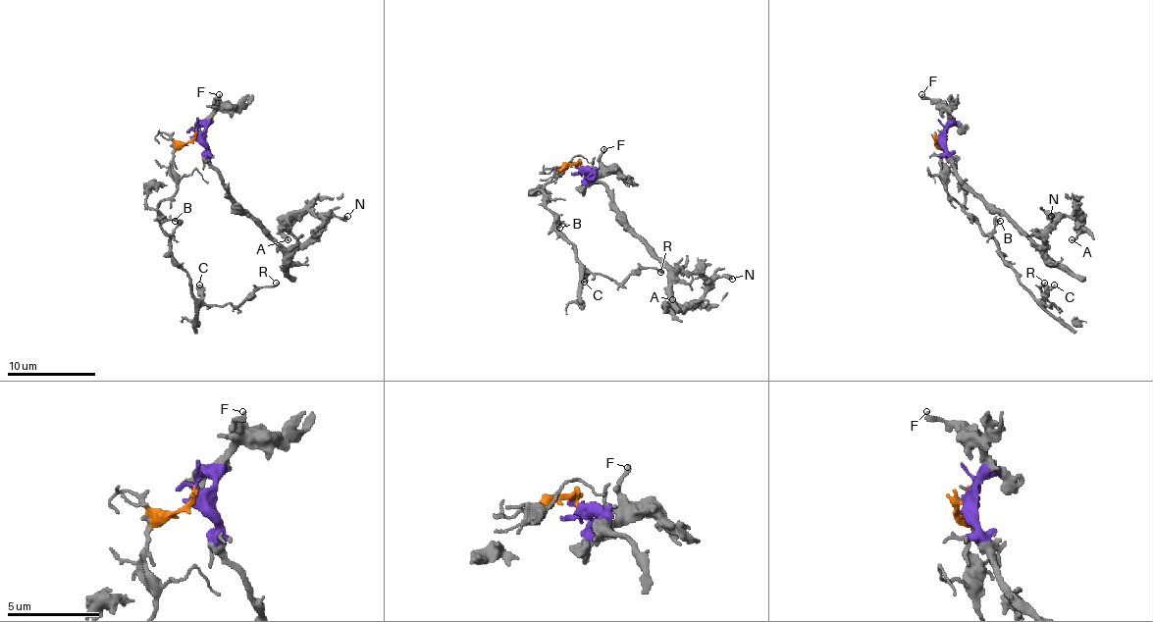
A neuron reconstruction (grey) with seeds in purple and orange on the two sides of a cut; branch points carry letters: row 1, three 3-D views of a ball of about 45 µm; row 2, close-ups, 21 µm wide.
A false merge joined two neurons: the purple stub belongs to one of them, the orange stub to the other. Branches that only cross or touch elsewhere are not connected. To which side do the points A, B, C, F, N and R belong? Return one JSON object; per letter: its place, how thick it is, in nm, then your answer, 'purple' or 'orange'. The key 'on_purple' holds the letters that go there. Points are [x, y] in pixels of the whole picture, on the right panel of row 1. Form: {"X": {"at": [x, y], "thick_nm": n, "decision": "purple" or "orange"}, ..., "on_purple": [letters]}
{"A": {"at": [1072, 239], "thick_nm": 200, "decision": "purple"}, "B": {"at": [1000, 221], "thick_nm": 170, "decision": "orange"}, "C": {"at": [1054, 285], "thick_nm": 240, "decision": "orange"}, "F": {"at": [921, 94], "thick_nm": 260, "decision": "purple"}, "N": {"at": [1051, 216], "thick_nm": 300, "decision": "purple"}, "R": {"at": [1044, 283], "thick_nm": 170, "decision": "orange"}, "on_purple": ["A", "F", "N"]}

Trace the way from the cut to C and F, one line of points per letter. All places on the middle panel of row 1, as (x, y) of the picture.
C: (580, 166), (557, 169), (562, 171), (542, 190), (542, 204), (571, 241), (575, 259), (586, 270), (584, 282)
F: (580, 166), (598, 175), (603, 148)

